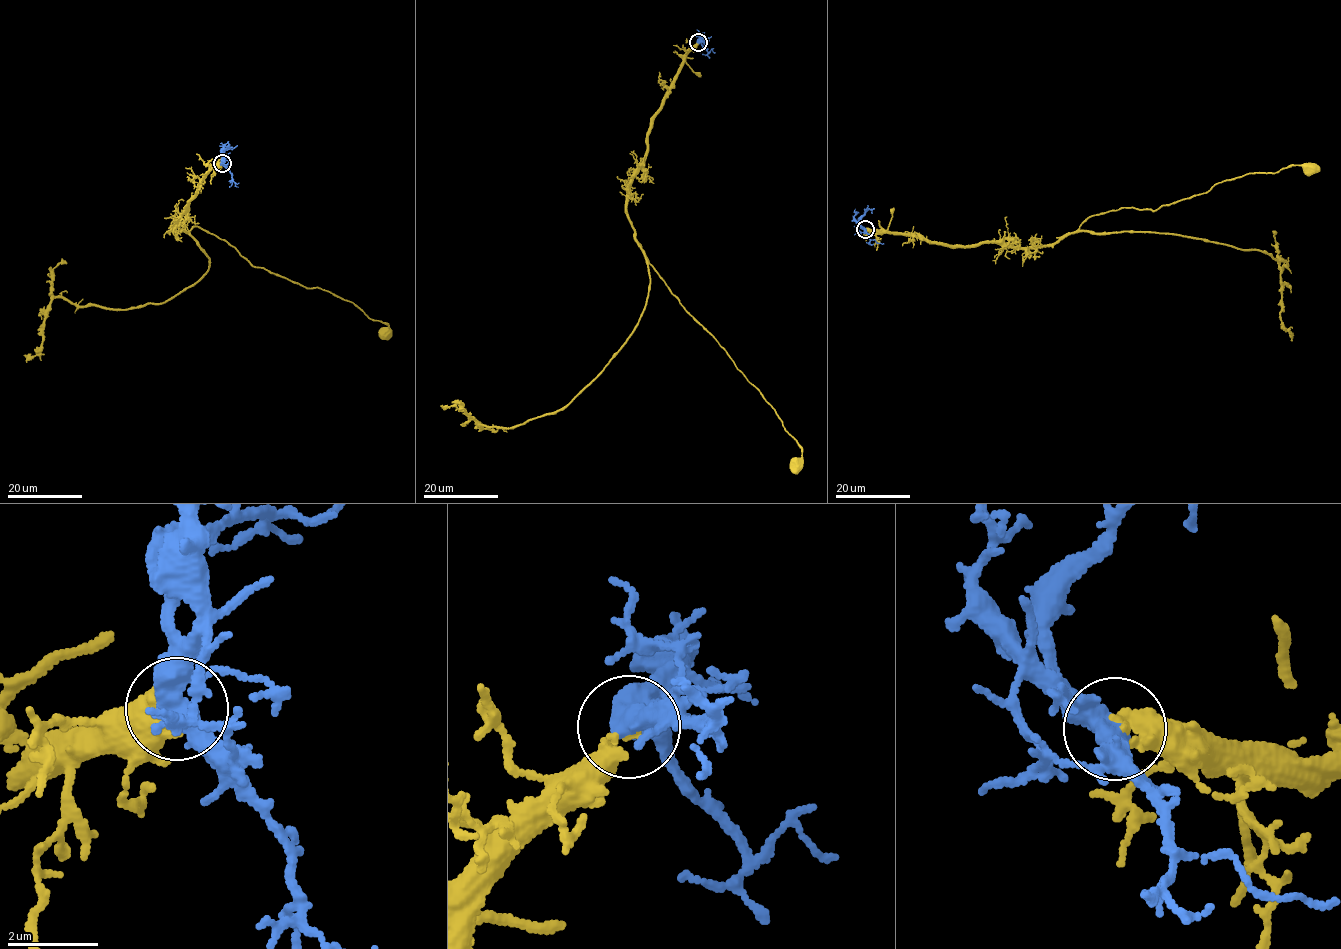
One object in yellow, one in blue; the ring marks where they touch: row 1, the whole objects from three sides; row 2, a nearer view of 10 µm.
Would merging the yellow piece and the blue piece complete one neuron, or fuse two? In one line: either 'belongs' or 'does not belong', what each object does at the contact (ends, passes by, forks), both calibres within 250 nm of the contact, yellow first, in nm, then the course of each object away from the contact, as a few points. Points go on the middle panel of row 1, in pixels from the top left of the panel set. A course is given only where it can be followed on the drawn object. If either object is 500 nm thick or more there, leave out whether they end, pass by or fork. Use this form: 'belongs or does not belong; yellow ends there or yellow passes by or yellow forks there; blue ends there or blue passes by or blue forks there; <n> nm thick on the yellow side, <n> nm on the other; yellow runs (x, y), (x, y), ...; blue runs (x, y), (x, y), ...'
belongs; yellow ends there; blue forks there; 170 nm thick on the yellow side, 400 nm on the other; yellow runs (698, 42), (654, 118), (627, 218), (670, 293), (794, 438), (802, 458), (796, 462); blue runs (698, 42), (698, 39), (709, 52), (715, 52)

